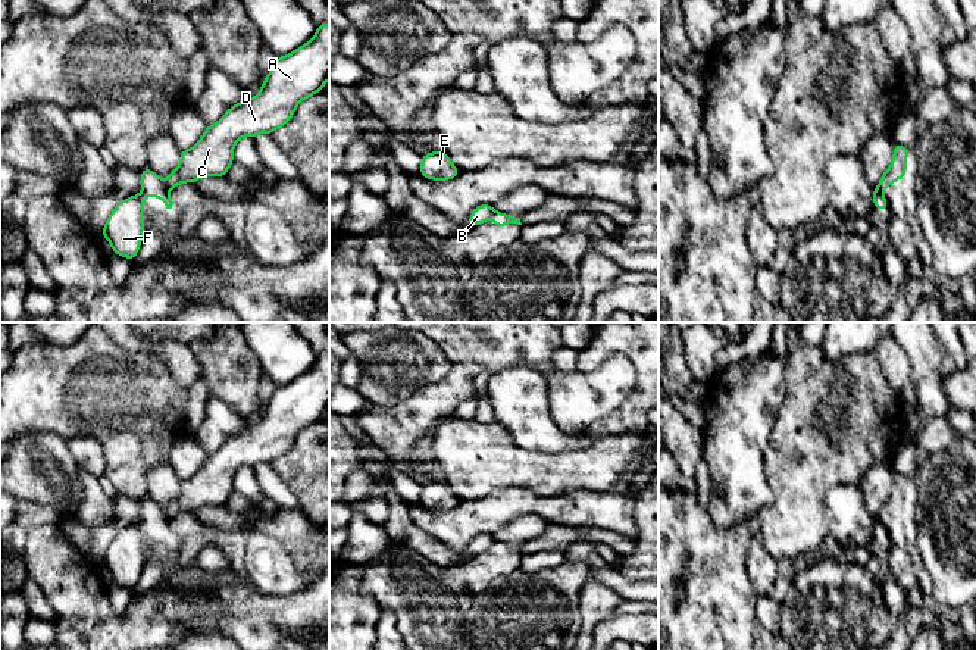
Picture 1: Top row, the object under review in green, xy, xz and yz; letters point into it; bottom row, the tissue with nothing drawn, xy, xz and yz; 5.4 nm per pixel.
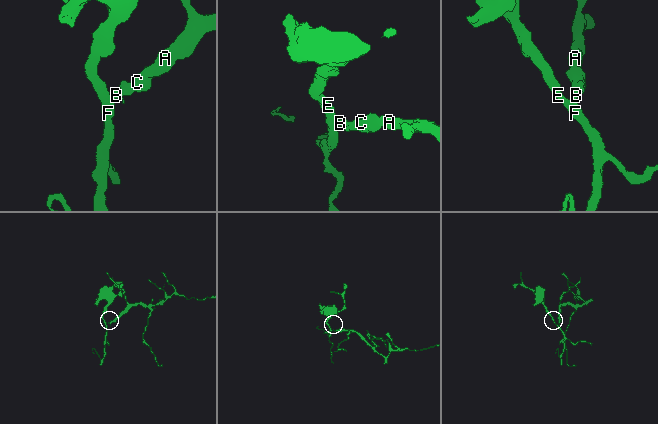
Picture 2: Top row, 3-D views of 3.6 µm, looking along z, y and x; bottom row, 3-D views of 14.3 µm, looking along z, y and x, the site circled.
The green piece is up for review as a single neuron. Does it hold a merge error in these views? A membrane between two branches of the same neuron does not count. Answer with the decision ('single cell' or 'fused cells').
fused cells

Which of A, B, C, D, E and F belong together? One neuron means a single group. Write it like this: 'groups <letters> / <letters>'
groups A C D / B E F

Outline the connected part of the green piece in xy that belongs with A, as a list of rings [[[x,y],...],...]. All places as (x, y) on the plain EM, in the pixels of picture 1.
[[[329,353],[290,384],[276,387],[257,425],[245,428],[213,454],[197,474],[181,481],[178,497],[163,510],[166,519],[204,506],[225,506],[241,466],[272,463],[293,449],[297,435],[319,422],[329,409]]]

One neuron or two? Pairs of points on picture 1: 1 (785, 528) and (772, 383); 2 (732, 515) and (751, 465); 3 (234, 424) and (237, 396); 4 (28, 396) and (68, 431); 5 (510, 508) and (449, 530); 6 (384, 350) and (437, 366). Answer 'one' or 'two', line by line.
1: two
2: one
3: two
4: one
5: one
6: one

